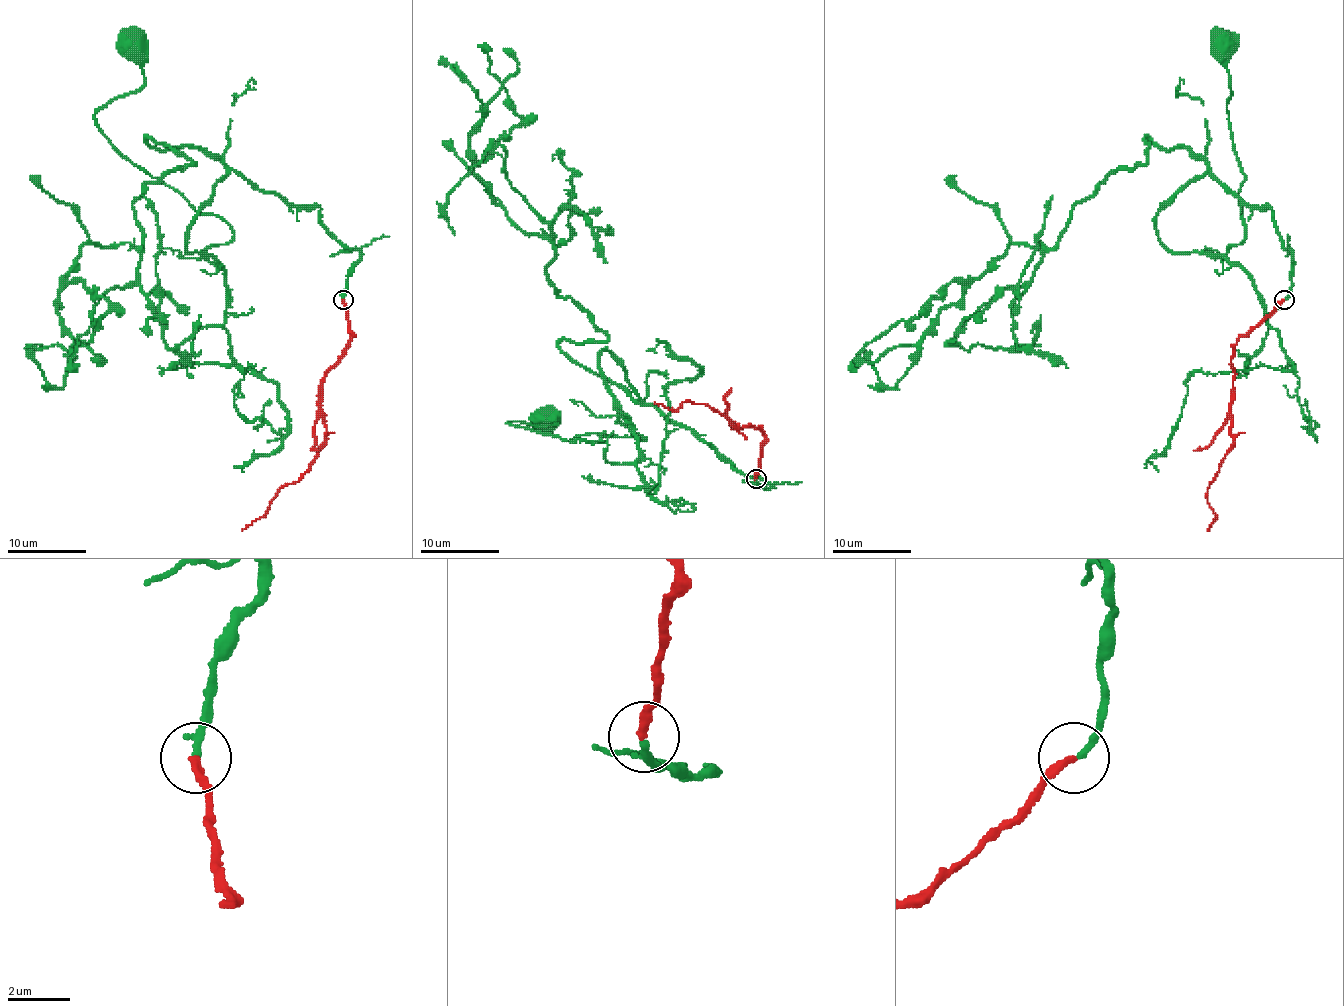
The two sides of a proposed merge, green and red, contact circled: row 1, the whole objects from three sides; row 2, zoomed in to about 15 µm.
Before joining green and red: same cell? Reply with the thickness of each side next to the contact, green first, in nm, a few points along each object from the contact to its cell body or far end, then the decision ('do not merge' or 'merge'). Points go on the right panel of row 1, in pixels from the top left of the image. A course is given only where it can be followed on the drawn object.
calibres 220 and 240 nm; course green (1285, 299), (1293, 260), (1270, 207), (1207, 170), (1158, 213), (1160, 242), (1221, 258), (1244, 234), (1219, 42); course red (1284, 299), (1234, 346), (1231, 360), (1234, 374), (1233, 444), (1207, 489), (1207, 503), (1215, 517), (1207, 530); merge

